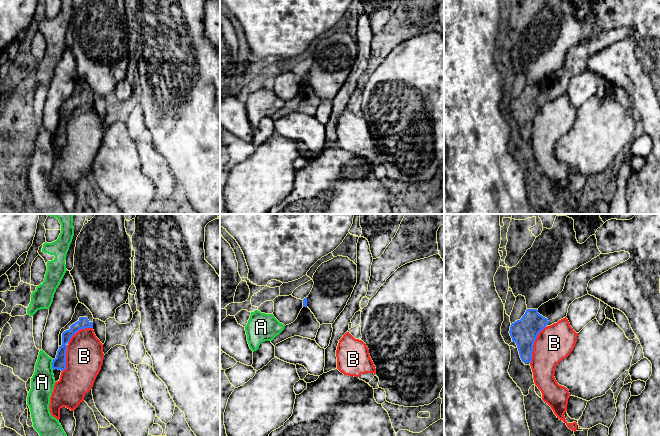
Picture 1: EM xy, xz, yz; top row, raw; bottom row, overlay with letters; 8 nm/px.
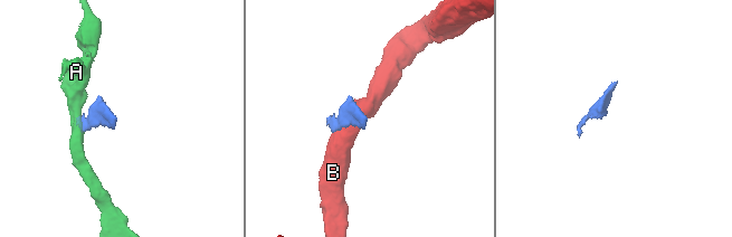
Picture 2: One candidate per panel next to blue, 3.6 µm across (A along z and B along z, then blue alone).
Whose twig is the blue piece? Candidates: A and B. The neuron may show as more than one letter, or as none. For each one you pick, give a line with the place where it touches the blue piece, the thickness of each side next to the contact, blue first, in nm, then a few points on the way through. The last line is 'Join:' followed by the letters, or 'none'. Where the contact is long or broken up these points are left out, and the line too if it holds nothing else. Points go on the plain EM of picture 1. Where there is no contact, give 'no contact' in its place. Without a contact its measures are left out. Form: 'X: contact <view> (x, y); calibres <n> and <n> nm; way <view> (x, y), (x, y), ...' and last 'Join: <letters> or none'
Join: none

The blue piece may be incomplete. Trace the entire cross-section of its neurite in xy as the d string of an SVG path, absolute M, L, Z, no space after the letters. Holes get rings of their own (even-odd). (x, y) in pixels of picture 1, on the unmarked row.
M78 79L72 96L61 105L59 110L59 125L56 134L53 135L53 146L66 145L66 126L71 113L81 105L93 104L93 91L90 86L82 79Z

